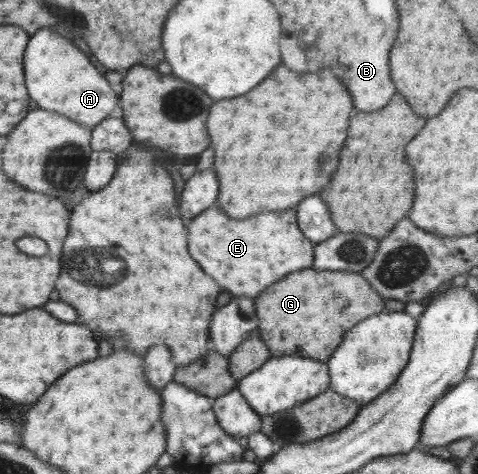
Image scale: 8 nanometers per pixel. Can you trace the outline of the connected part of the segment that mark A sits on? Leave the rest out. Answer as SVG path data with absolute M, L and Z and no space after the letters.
M39 29L29 37L23 66L25 86L31 100L45 110L65 115L85 127L98 125L119 104L118 89L97 72L87 54L55 30Z

